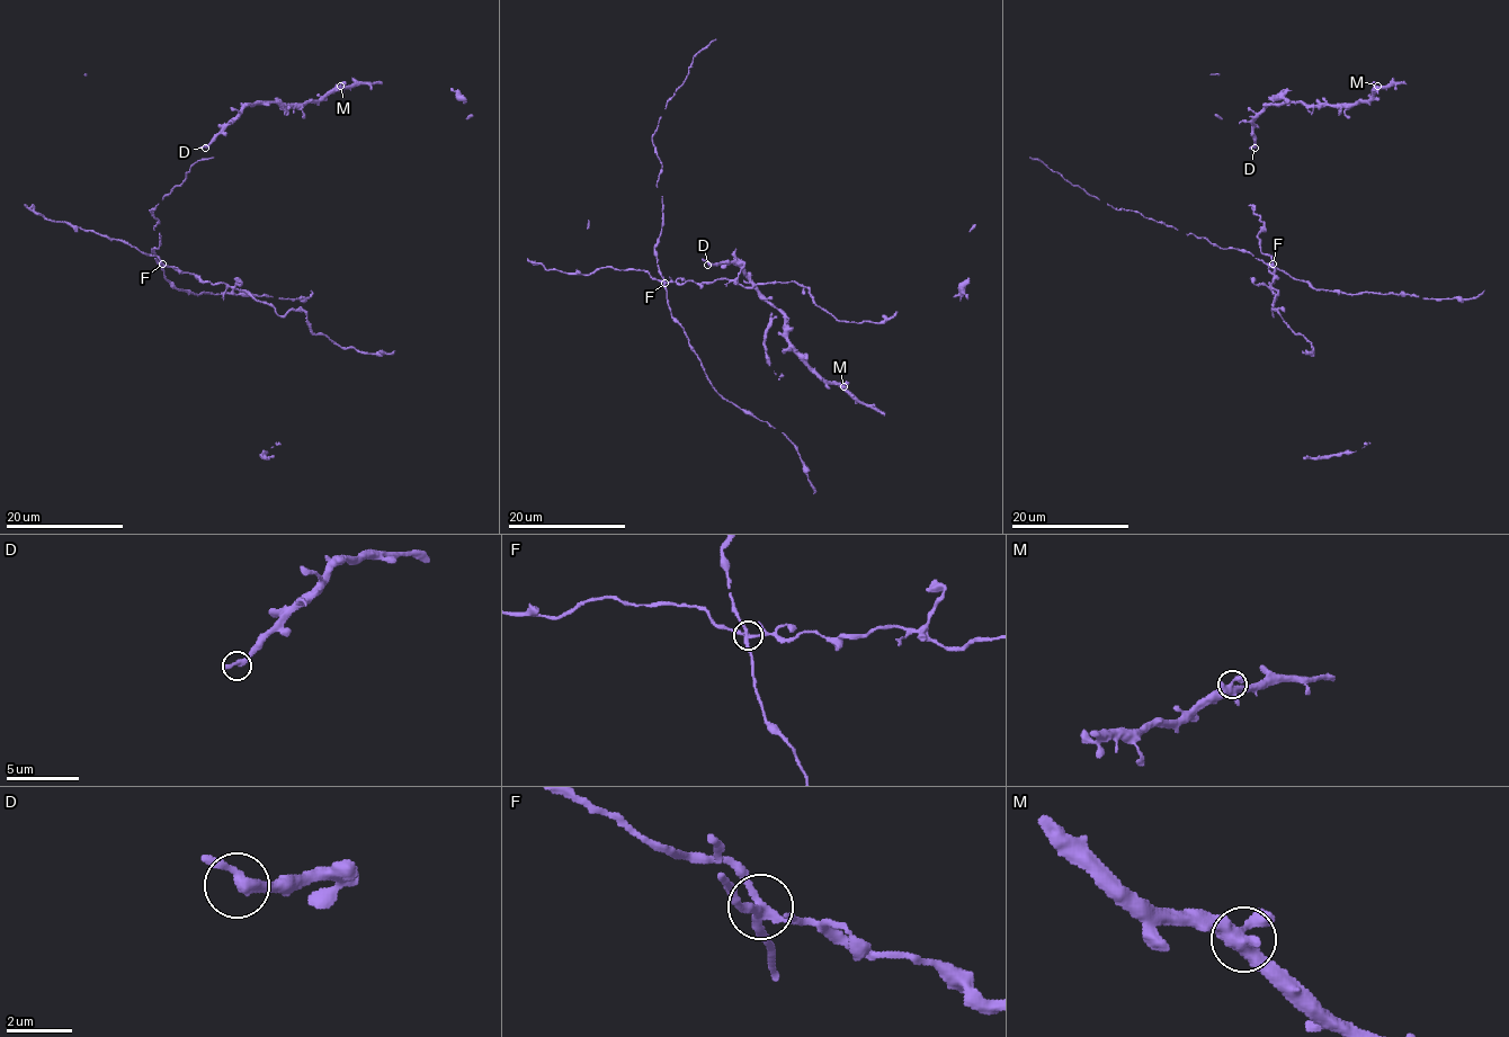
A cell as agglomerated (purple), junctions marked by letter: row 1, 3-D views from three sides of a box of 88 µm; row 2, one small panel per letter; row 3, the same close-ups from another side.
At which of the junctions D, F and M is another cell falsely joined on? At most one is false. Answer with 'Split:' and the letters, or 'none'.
Split: F

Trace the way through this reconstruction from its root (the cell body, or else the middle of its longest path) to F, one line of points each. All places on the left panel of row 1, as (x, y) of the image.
F: (161, 237), (161, 244), (152, 250), (157, 260), (162, 264)

